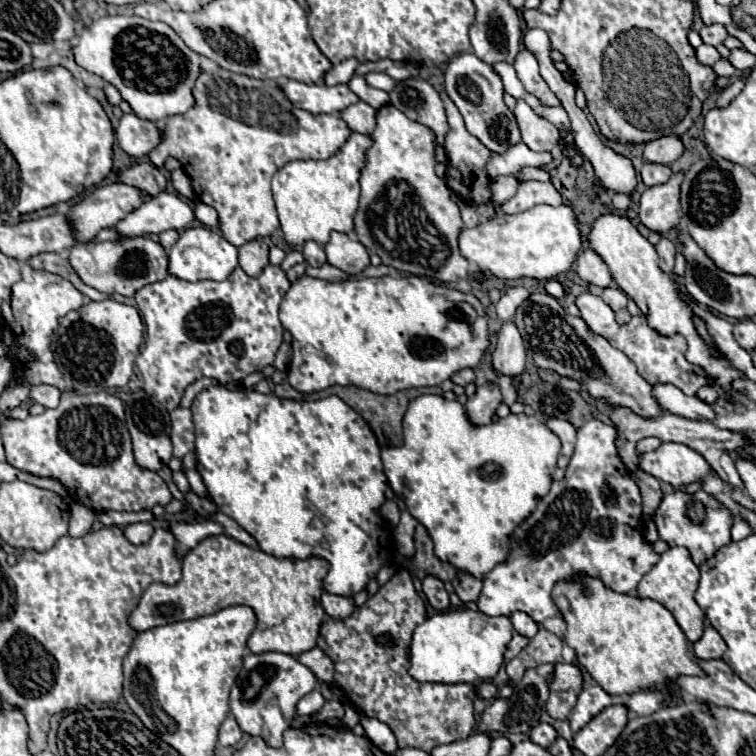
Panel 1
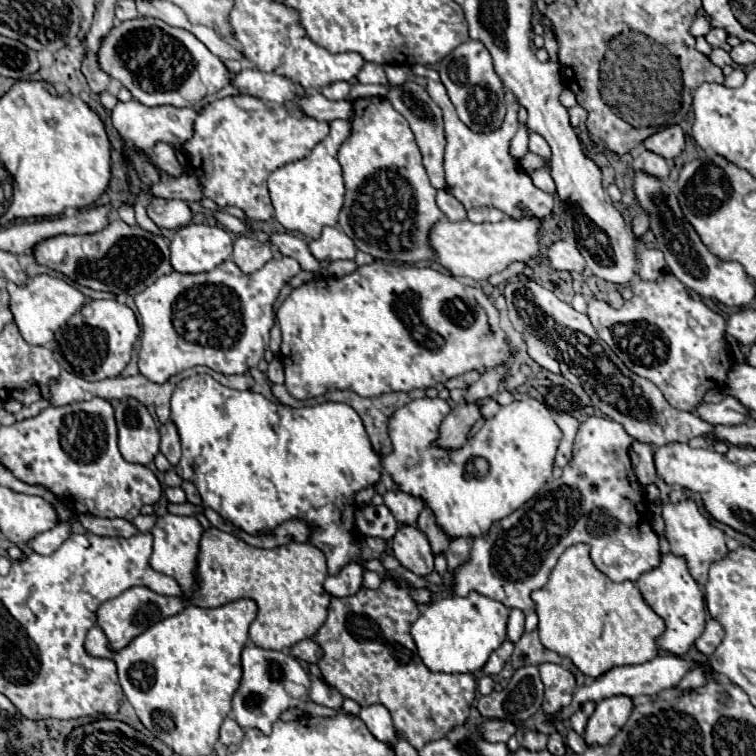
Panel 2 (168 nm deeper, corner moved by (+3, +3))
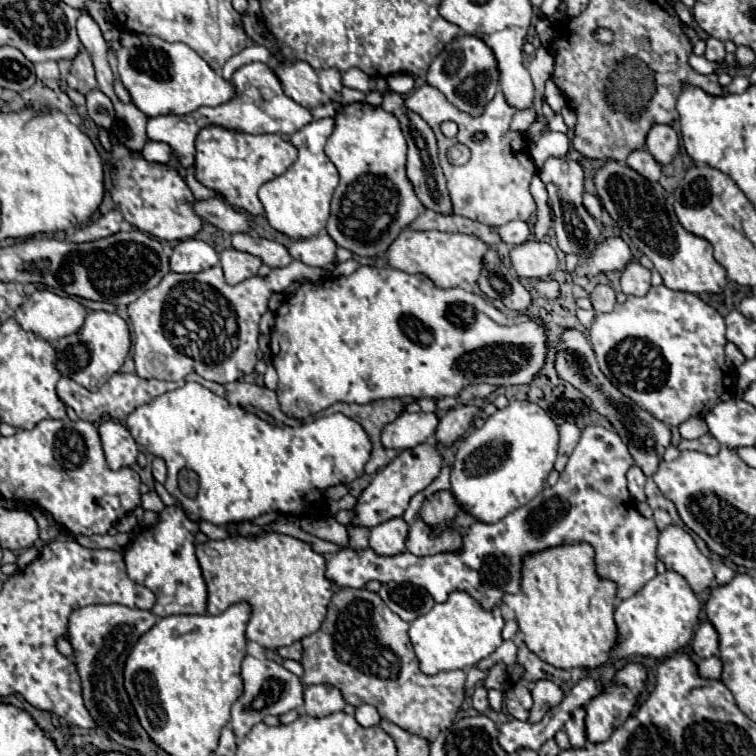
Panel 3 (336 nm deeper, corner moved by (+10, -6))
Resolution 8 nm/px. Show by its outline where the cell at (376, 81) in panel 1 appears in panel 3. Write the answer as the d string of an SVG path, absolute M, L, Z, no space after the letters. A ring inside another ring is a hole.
M352 68L352 70L342 74L342 84L346 88L354 88L354 90L360 90L360 92L372 90L372 80L364 72L360 72L356 68Z

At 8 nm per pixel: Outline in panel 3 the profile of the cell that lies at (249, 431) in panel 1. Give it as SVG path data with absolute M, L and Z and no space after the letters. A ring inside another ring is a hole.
M186 382L182 388L176 388L172 392L166 392L162 396L158 396L156 400L152 400L150 404L144 404L140 408L136 408L128 418L126 418L126 428L130 430L130 434L134 436L134 440L138 442L138 446L146 448L152 456L158 456L158 458L164 458L166 462L166 468L168 468L168 478L166 478L166 490L180 500L180 504L184 506L186 514L192 518L192 520L208 520L212 524L226 524L226 522L242 522L242 520L252 520L256 516L260 516L262 512L282 512L282 514L296 514L300 510L322 510L322 496L324 496L324 490L326 486L336 486L336 484L346 484L346 482L352 482L354 478L358 478L360 474L364 474L364 464L370 460L370 452L372 452L372 442L368 440L368 434L364 432L364 428L360 428L360 424L356 424L356 420L336 412L332 416L324 416L320 420L314 420L312 424L302 424L298 428L290 428L290 426L270 426L268 422L260 420L258 416L246 412L242 406L234 406L230 404L228 400L212 394L208 388L204 388L202 384L198 382ZM182 468L190 468L198 474L200 478L200 490L198 490L198 496L196 498L186 498L180 488L178 488L178 472Z

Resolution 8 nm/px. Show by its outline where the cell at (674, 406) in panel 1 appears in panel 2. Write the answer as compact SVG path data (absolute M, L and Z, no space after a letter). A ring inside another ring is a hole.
M725 395L723 401L719 403L699 403L699 407L695 409L695 413L711 423L711 425L739 425L739 423L747 423L749 415L747 409L731 395Z

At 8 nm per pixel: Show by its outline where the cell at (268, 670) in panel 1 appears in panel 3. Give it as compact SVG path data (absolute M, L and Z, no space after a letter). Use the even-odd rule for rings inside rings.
M246 656L242 662L242 678L244 678L244 694L232 706L232 730L238 738L244 738L254 724L262 722L264 716L268 714L280 716L290 710L302 708L304 704L302 680L274 660L268 658L258 660L254 656Z

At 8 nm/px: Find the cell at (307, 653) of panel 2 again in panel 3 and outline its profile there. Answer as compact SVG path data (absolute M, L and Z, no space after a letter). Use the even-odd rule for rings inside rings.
M294 642L294 644L290 644L290 646L282 646L282 648L278 648L276 652L278 652L282 658L300 660L300 656L302 656L302 644L300 644L300 642Z

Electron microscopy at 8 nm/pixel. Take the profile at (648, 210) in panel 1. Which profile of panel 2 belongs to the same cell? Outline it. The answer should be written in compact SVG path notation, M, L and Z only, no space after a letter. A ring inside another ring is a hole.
M643 211L641 215L637 215L637 217L633 219L631 225L633 225L633 233L635 233L637 239L639 239L647 229L649 229L649 219L651 219L651 217L647 215L647 211Z

